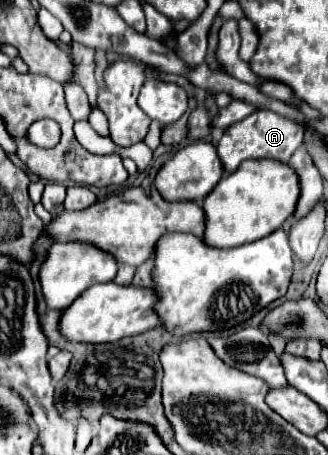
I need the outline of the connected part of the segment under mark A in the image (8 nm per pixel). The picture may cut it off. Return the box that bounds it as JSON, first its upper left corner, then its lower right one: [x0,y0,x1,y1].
[217,110,303,172]

